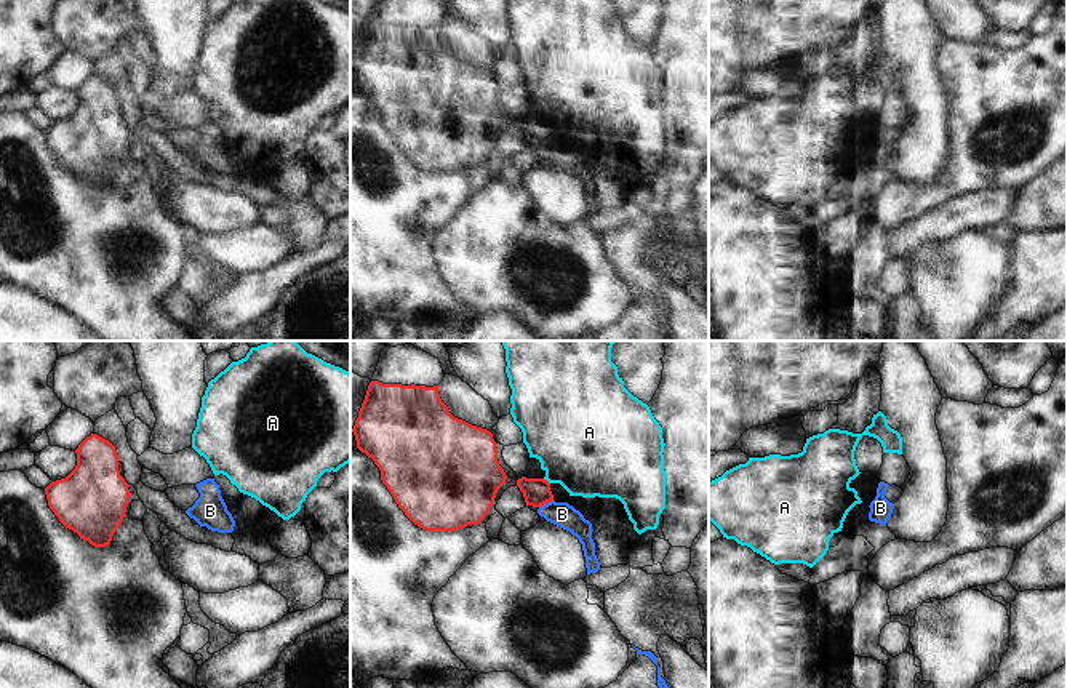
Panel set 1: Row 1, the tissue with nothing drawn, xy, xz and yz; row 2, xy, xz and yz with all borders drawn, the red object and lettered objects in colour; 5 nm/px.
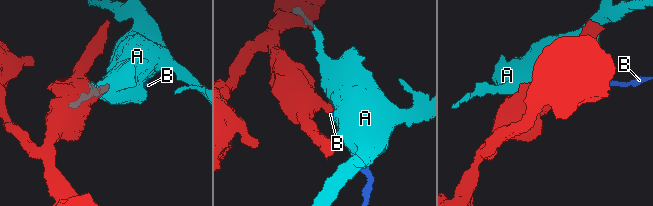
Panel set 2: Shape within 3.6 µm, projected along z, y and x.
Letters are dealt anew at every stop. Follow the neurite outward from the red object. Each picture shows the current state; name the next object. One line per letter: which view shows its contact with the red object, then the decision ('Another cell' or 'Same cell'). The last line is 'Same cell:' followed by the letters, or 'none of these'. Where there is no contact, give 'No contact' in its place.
A: Touches red in xz. Another cell
B: Touches red in xz. Another cell
Same cell: none of these

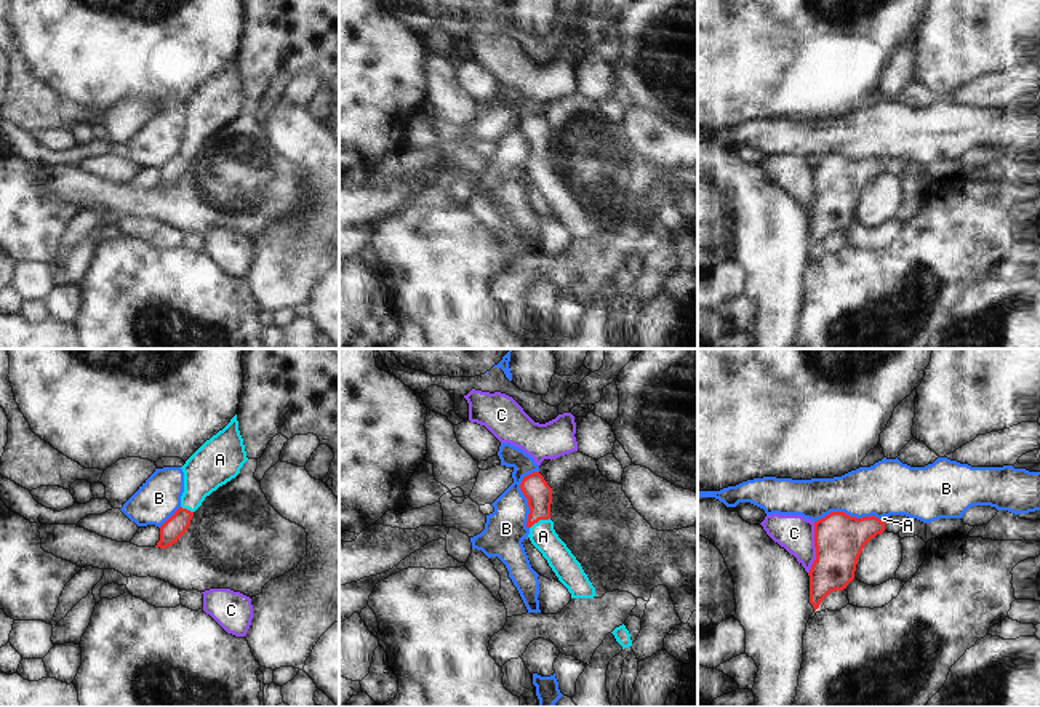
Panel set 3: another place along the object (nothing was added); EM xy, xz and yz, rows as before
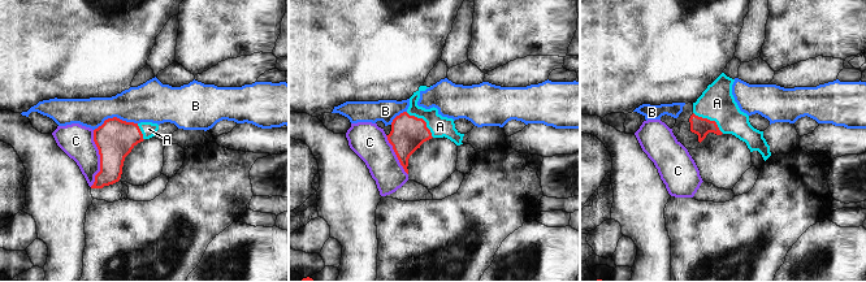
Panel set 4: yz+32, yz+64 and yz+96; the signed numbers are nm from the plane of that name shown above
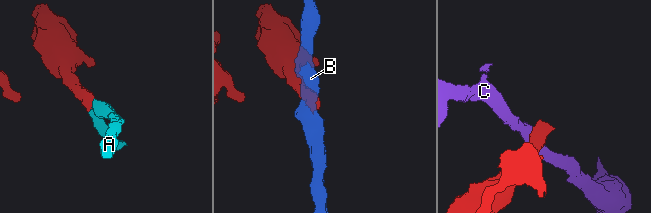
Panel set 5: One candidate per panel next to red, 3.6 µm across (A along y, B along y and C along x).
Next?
A: Touches red in xz. Same cell
B: Touches red in xz. Another cell
C: Touches red in yz. Another cell
Same cell: A

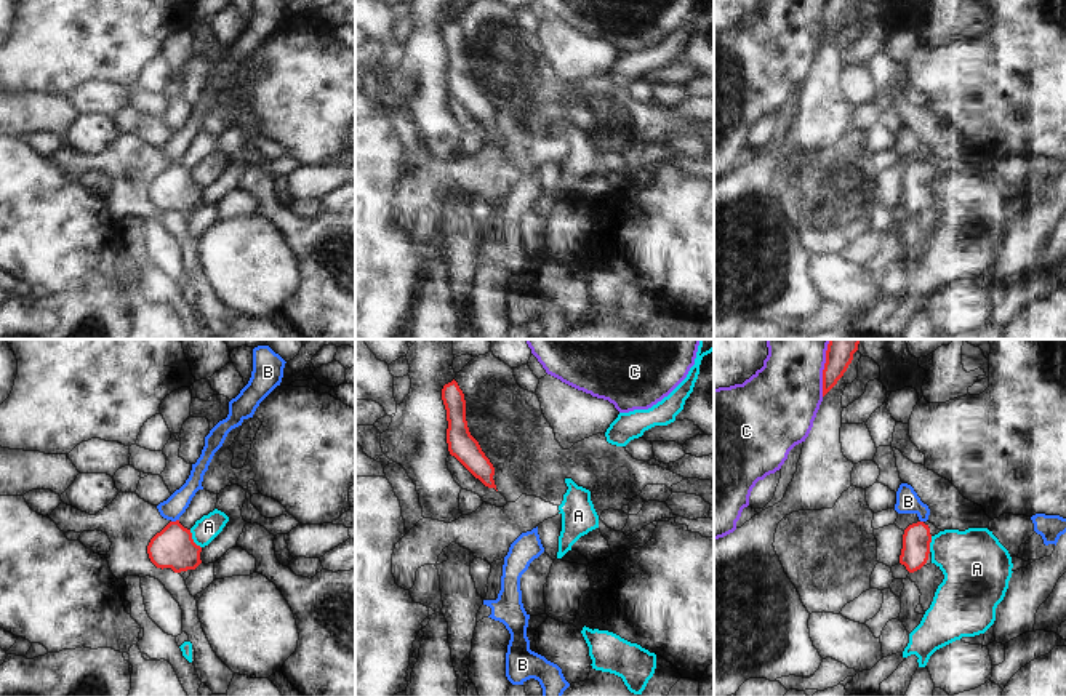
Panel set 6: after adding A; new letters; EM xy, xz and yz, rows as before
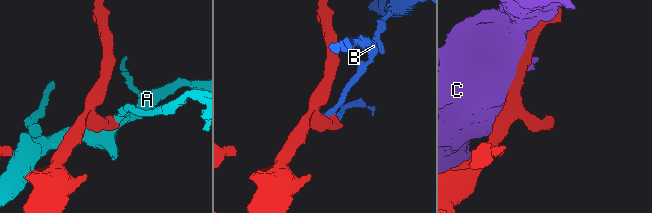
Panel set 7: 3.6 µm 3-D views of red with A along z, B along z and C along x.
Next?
A: Touches red in xy. Another cell
B: Touches red in xy. Another cell
C: Touches red in yz. Another cell
Same cell: none of these

